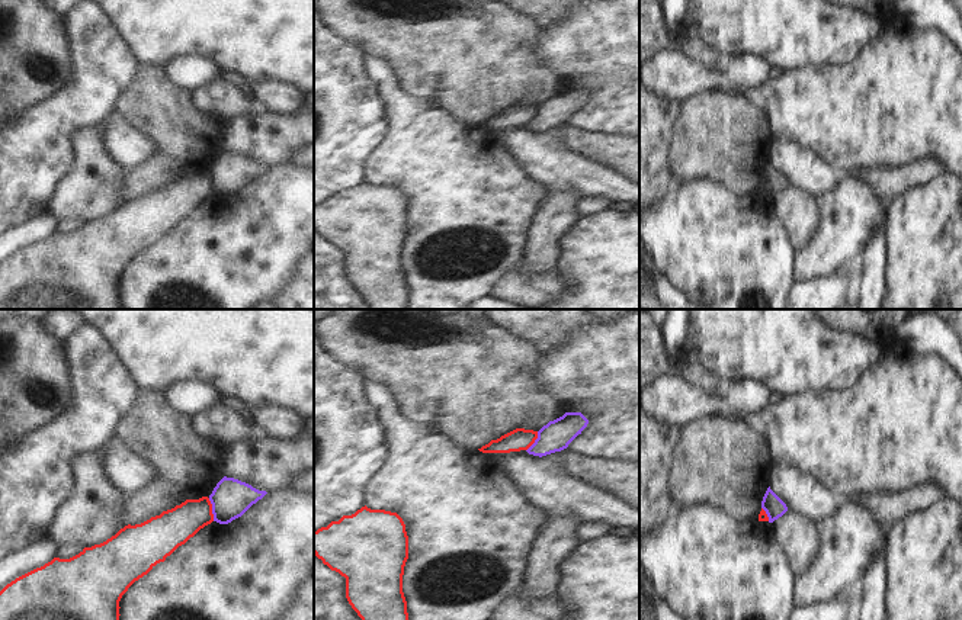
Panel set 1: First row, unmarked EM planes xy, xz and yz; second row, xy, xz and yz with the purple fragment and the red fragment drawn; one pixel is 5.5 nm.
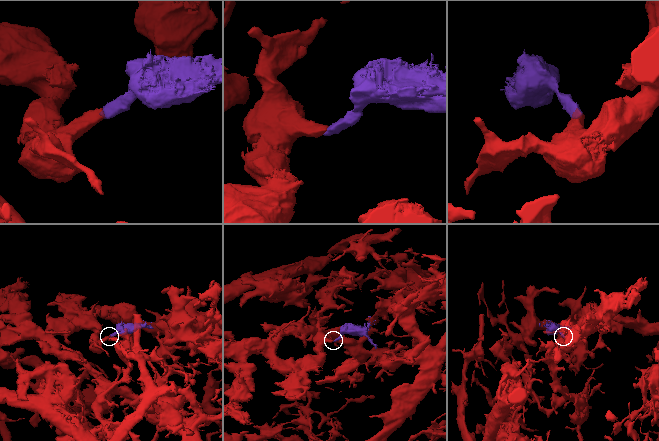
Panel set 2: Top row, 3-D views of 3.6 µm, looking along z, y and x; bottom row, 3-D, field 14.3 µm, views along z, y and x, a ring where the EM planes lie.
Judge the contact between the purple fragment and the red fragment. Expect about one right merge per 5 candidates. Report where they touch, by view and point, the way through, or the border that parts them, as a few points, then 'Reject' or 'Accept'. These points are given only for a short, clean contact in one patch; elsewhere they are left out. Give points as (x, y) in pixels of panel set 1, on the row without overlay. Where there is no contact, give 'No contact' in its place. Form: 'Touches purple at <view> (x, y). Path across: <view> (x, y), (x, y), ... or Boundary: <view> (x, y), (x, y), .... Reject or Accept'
Touches purple at xy (212, 185). Boundary: xy (208, 173), (214, 195). Reject

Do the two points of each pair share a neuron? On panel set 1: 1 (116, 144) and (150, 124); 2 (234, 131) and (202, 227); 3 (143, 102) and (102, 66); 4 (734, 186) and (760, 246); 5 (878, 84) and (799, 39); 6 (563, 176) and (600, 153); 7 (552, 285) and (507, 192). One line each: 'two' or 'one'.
1: two
2: two
3: two
4: two
5: two
6: two
7: two

